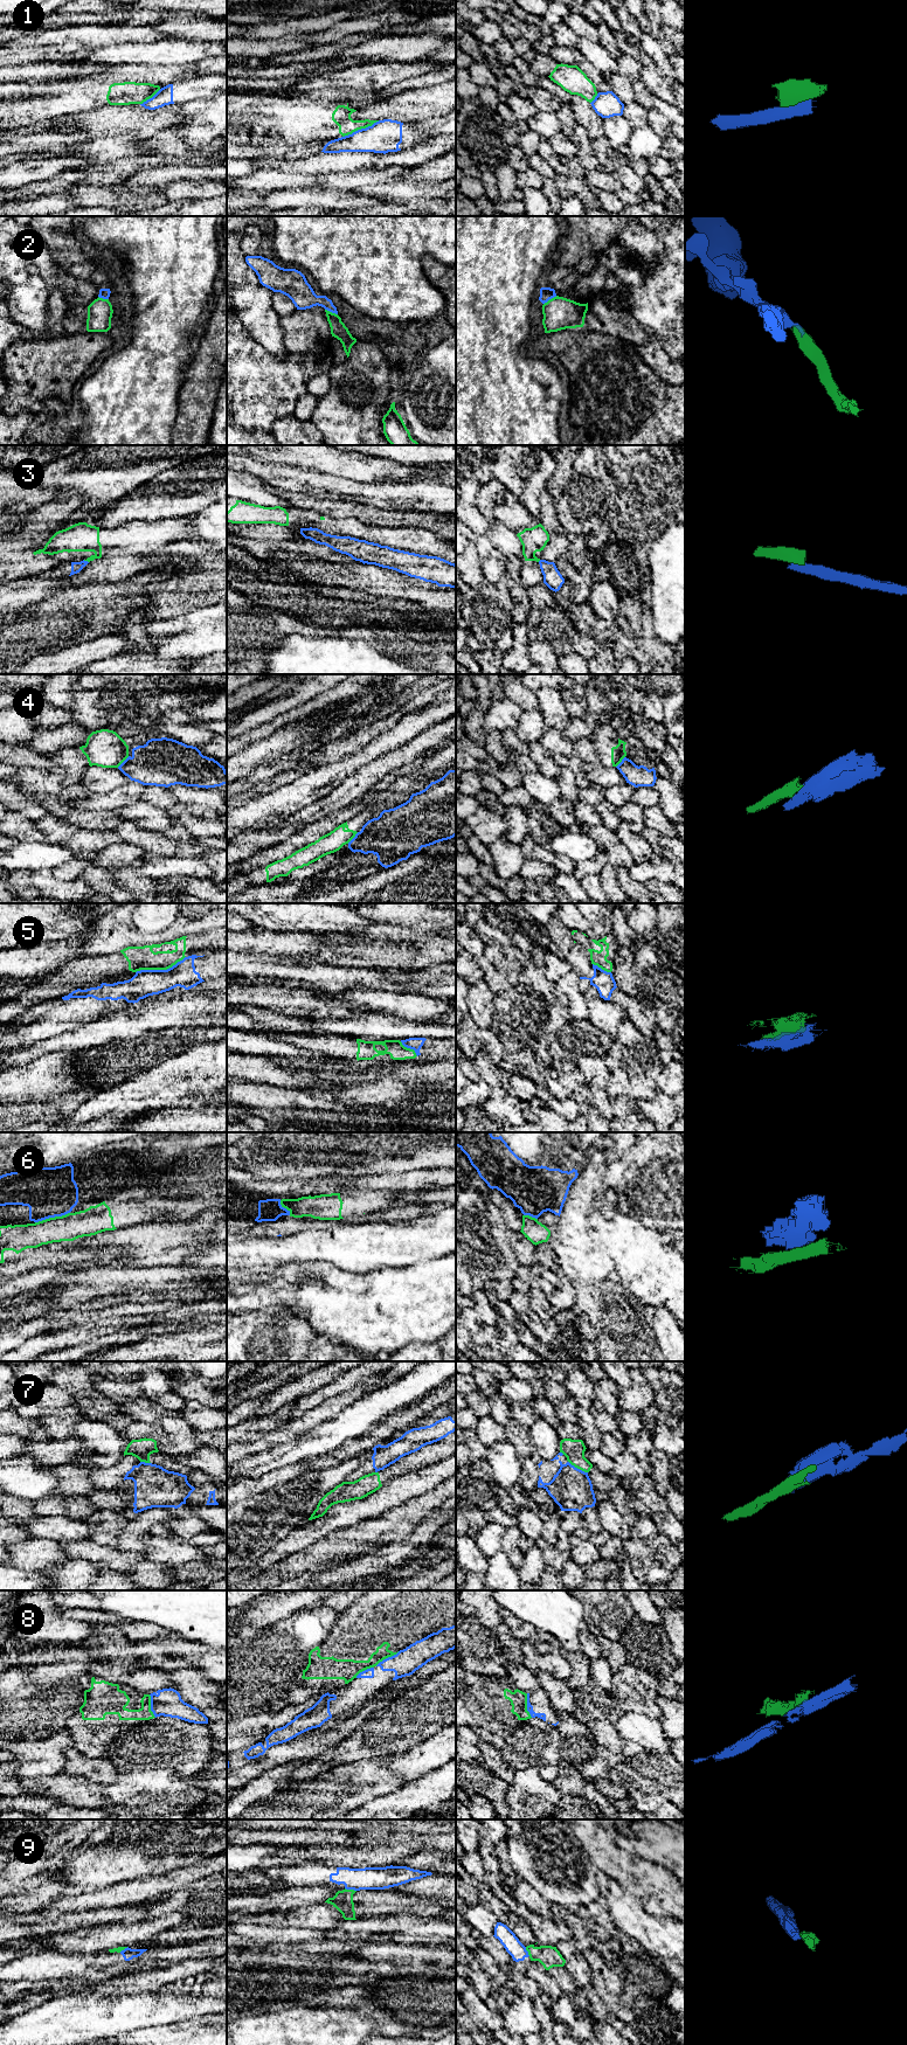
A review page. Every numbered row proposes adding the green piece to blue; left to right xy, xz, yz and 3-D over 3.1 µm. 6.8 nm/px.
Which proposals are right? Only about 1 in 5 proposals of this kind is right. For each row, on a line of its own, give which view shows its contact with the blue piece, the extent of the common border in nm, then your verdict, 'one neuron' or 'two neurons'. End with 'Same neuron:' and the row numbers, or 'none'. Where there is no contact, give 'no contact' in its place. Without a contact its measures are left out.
1: contact in xz; length 280 nm; two neurons
2: contact in yz; length 110 nm; two neurons
3: contact in xy; length 40 nm; two neurons
4: contact in xy; length 120 nm; two neurons
5: contact in xy; length 360 nm; two neurons
6: contact in xy; length 260 nm; two neurons
7: contact in yz; length 160 nm; two neurons
8: contact in yz; length 170 nm; two neurons
9: contact in xz; length 80 nm; two neurons
Same neuron: none

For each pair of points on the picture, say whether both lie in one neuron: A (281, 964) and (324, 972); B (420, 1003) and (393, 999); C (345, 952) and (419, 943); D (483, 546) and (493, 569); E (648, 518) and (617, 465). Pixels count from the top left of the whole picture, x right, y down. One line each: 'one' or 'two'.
A: one
B: one
C: one
D: one
E: one

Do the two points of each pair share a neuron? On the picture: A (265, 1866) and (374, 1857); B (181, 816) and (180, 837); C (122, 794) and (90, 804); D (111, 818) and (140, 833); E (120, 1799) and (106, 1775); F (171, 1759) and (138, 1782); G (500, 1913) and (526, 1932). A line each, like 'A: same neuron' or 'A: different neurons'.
A: same neuron
B: different neurons
C: same neuron
D: different neurons
E: different neurons
F: different neurons
G: same neuron

